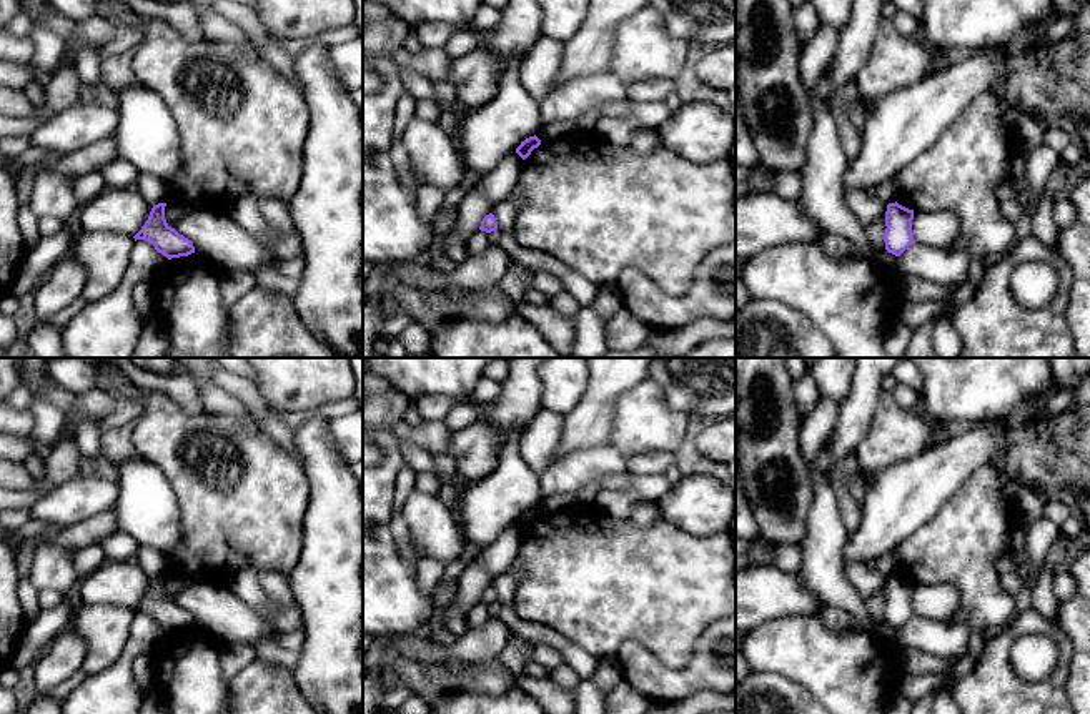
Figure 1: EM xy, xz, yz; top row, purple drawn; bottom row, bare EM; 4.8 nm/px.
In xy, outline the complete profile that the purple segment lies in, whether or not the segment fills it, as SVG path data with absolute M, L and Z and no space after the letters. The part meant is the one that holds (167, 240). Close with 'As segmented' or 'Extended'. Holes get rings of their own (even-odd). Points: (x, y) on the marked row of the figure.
M166 203L153 205L148 220L133 236L135 241L145 240L151 243L168 260L195 253L193 243L166 223L165 206Z. As segmented

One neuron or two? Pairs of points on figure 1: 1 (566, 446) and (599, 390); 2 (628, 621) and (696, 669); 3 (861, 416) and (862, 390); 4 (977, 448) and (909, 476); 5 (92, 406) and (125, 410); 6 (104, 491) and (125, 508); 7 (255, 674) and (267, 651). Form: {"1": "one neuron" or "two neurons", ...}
{"1": "one neuron", "2": "two neurons", "3": "one neuron", "4": "one neuron", "5": "one neuron", "6": "two neurons", "7": "two neurons"}

